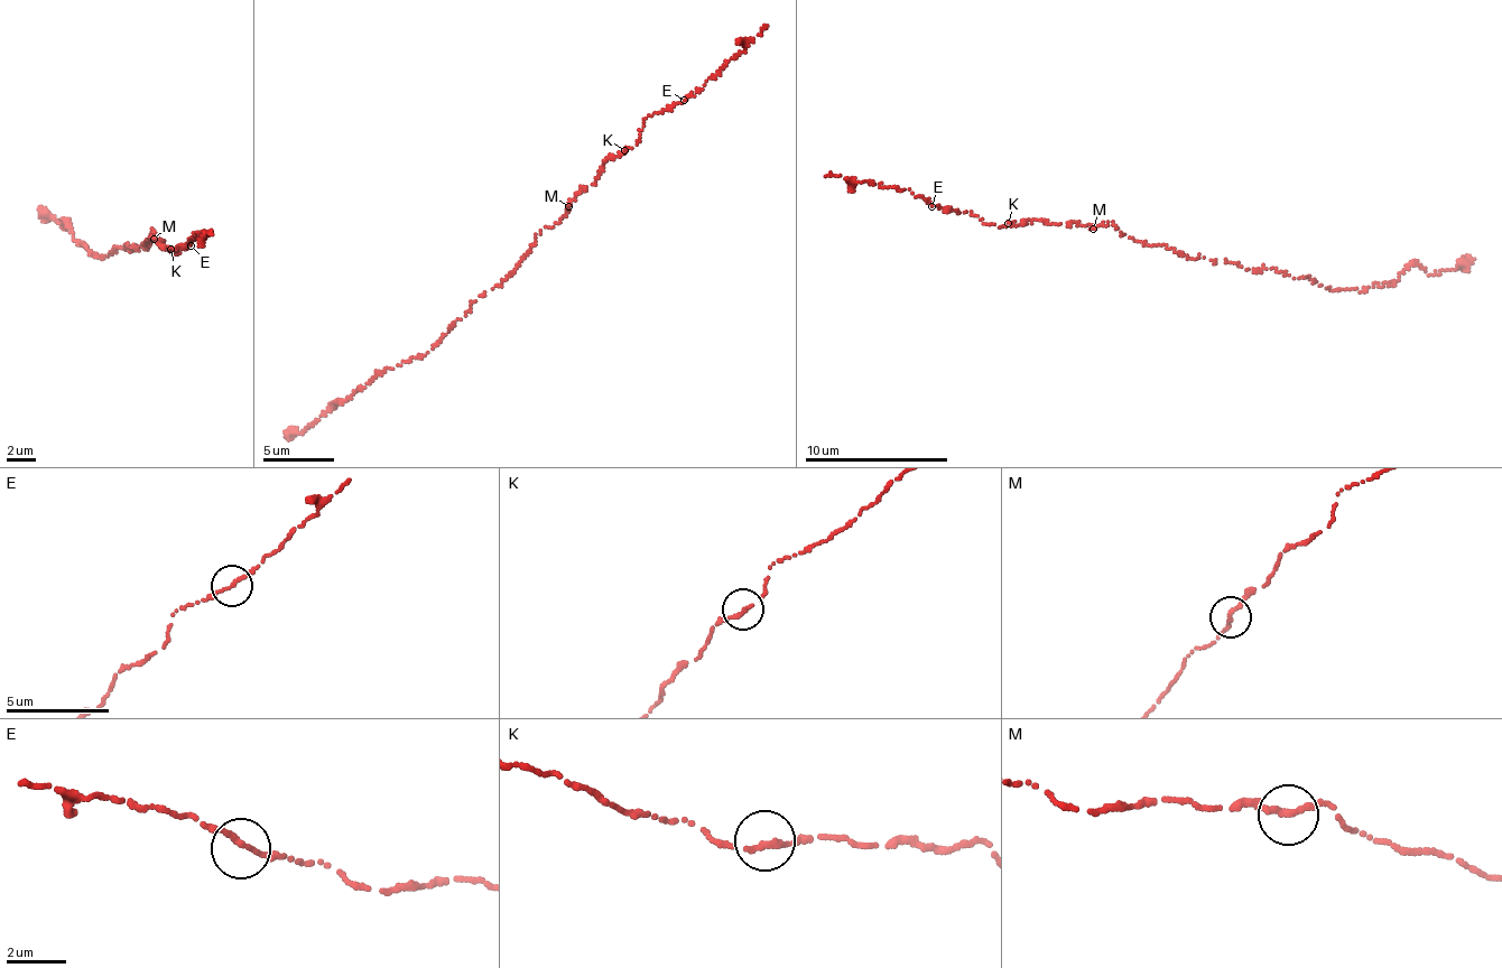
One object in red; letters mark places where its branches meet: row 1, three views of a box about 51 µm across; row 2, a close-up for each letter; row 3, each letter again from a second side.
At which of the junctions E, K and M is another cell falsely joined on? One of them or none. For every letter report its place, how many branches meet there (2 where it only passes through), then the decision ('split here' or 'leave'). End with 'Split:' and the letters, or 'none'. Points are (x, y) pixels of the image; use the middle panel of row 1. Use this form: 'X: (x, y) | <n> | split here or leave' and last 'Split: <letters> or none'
E: (684, 100) | 2 | leave
K: (624, 150) | 2 | leave
M: (568, 206) | 2 | leave
Split: none

